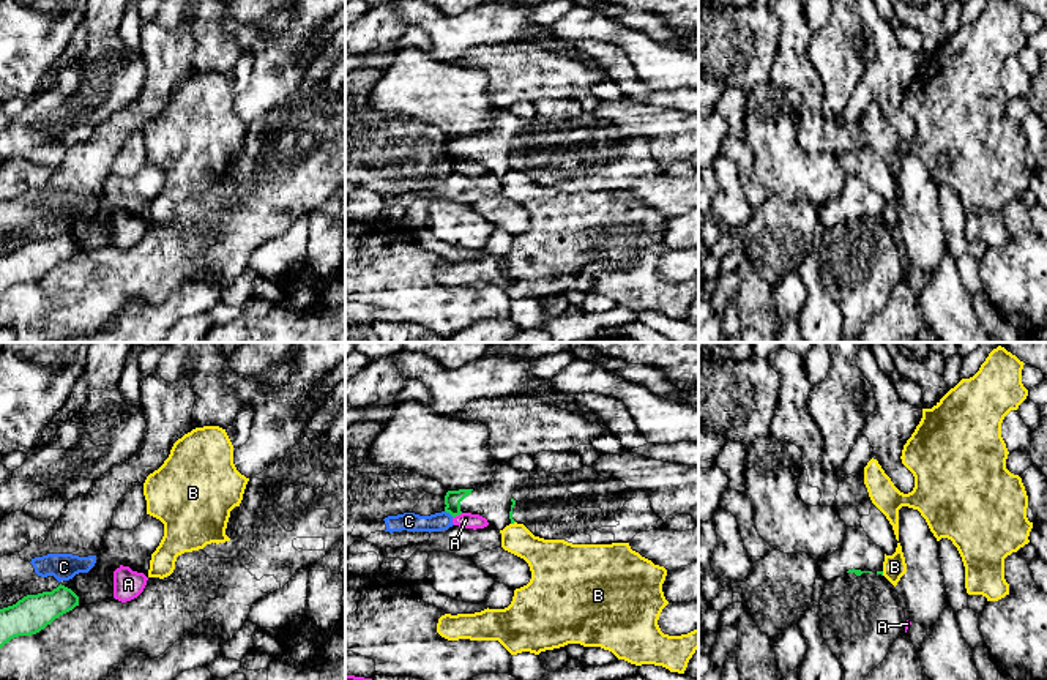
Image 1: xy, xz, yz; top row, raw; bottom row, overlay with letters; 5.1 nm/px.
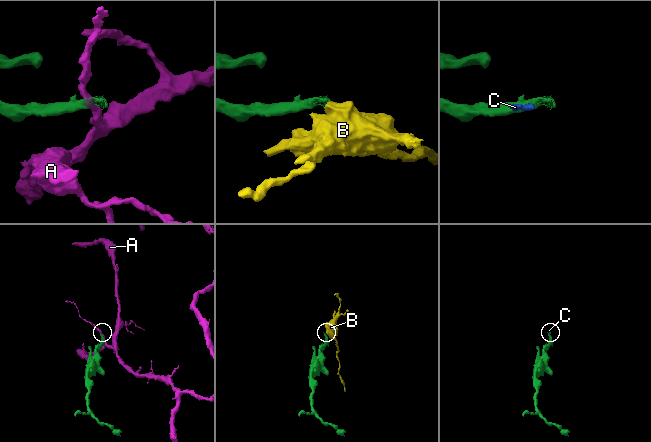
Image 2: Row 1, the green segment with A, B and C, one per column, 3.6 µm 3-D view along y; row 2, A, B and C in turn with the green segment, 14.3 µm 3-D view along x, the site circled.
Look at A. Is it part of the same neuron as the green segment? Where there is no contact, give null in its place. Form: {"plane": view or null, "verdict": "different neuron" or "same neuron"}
{"plane": "xz", "verdict": "different neuron"}

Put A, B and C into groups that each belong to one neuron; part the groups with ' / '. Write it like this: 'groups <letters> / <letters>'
groups A / B / C

